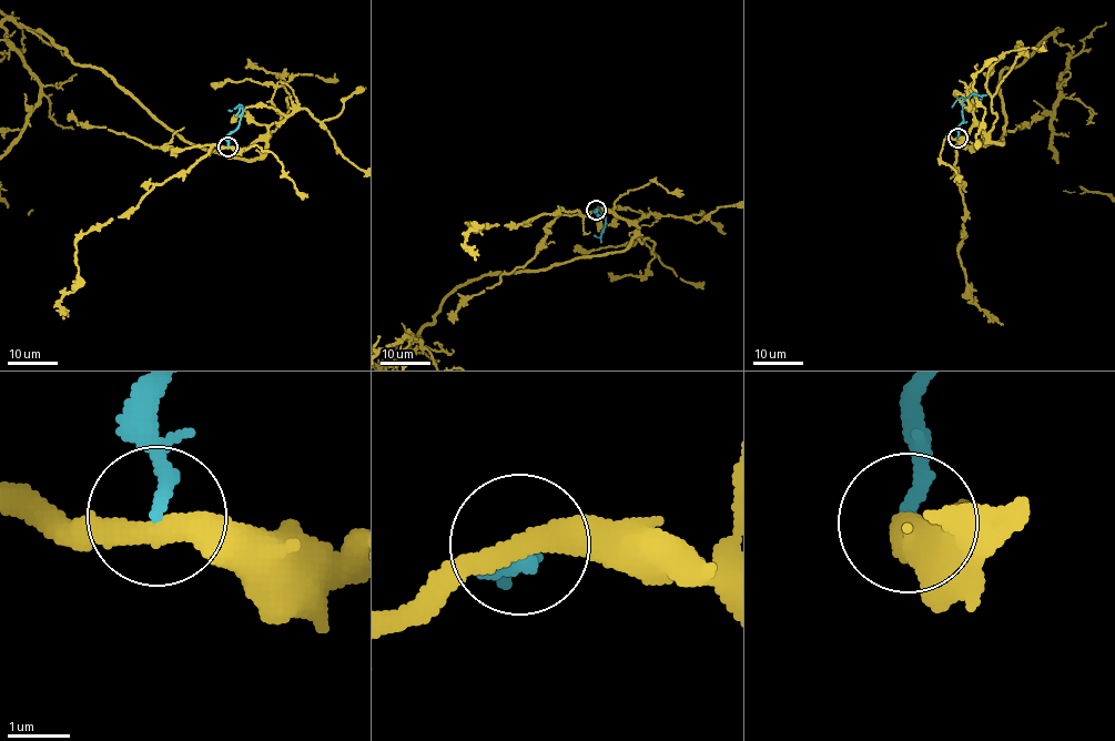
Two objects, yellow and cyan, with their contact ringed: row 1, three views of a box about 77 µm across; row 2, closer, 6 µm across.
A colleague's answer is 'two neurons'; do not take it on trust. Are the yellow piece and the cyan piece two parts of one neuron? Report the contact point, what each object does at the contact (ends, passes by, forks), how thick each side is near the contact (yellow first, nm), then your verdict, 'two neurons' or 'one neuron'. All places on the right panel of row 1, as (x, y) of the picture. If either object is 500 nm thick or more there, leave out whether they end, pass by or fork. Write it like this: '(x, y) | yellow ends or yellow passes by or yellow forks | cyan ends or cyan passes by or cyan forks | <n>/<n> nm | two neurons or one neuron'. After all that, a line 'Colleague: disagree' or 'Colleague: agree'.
(958, 138) | yellow passes by | cyan ends | 400/240 nm | two neurons
Colleague: agree

